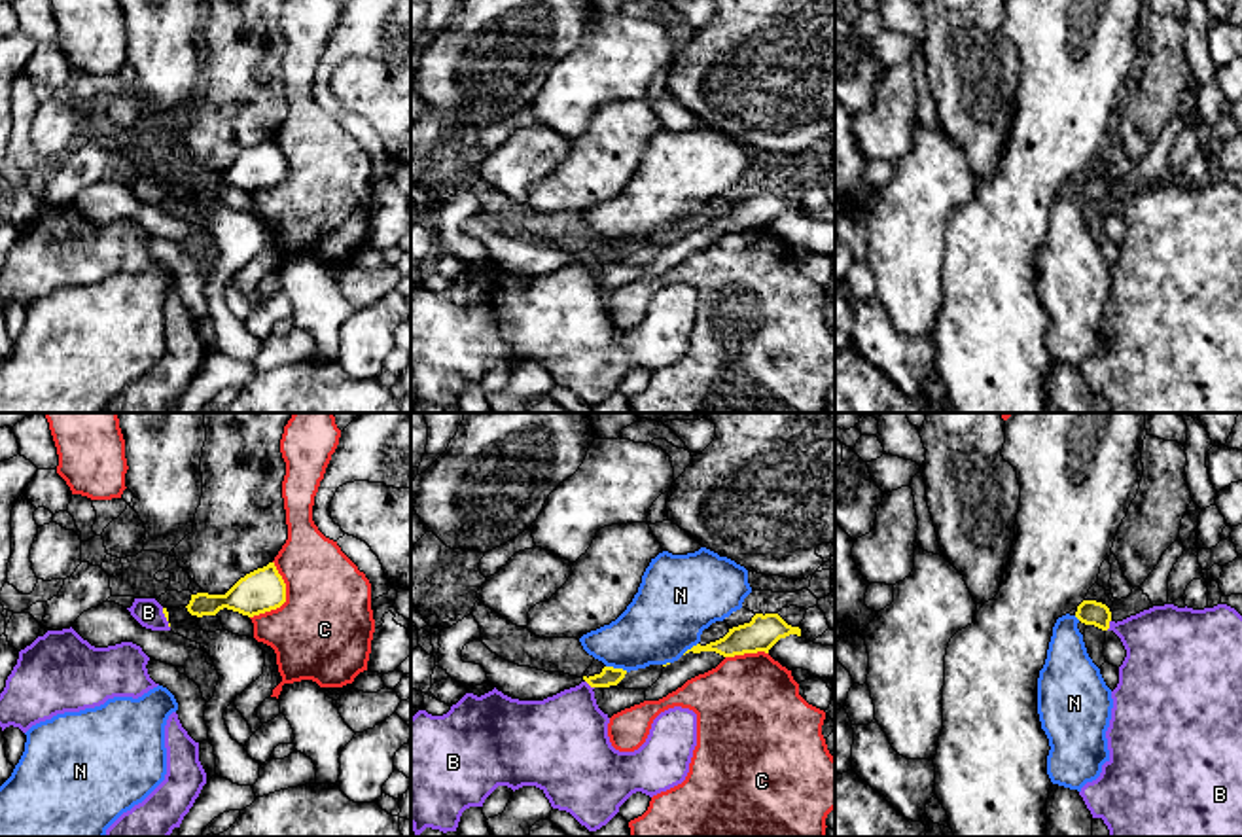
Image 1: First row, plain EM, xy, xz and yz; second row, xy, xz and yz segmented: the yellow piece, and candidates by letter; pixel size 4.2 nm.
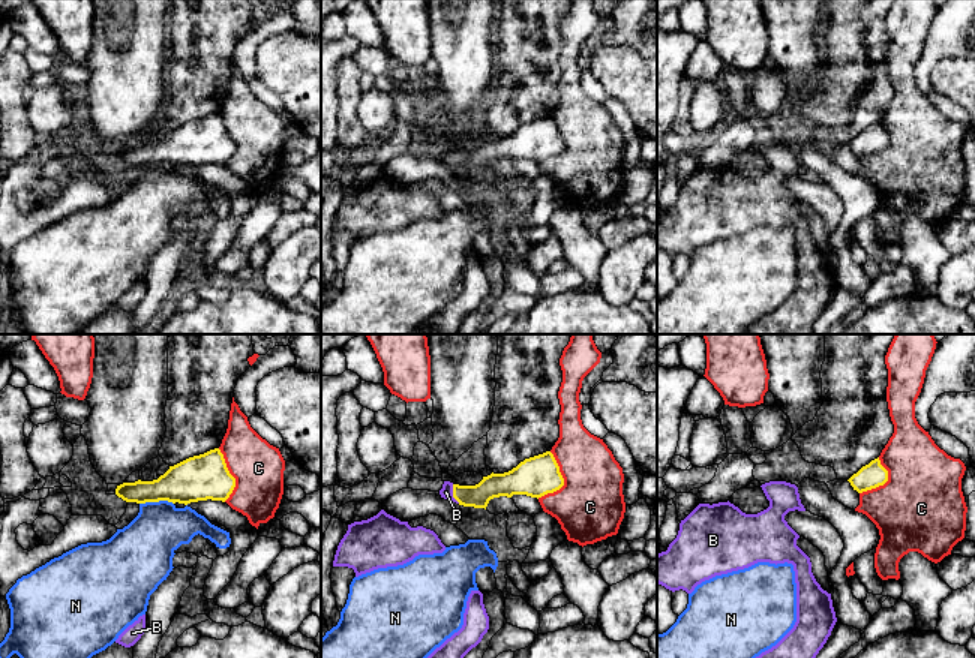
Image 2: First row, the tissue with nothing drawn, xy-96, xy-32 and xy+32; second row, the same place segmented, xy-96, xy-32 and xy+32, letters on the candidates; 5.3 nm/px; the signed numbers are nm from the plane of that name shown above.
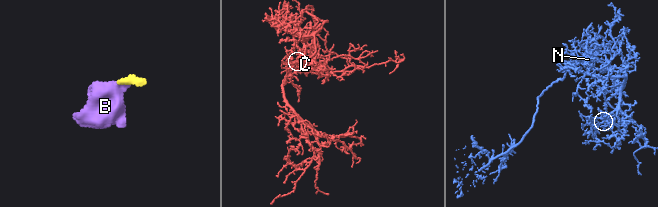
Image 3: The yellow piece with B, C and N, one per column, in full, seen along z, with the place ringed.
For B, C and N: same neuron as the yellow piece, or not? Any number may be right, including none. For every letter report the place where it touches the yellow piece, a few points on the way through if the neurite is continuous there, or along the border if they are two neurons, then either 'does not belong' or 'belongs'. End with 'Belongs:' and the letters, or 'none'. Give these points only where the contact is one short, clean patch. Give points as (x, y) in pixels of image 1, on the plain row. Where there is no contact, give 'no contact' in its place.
B: meets yellow in yz at (1108, 201); belongs
C: meets yellow in xy at (284, 175); does not belong
N: meets yellow in xz at (618, 245); does not belong
Belongs: B

